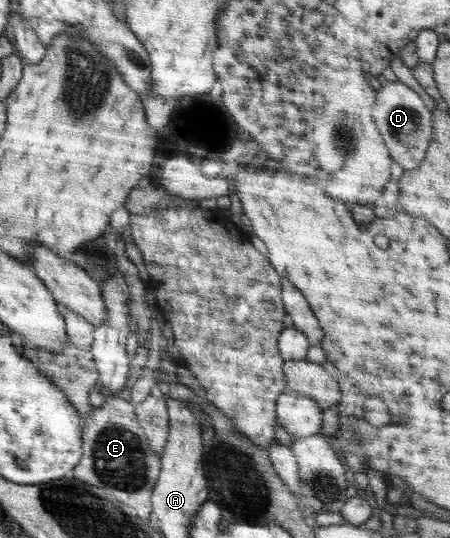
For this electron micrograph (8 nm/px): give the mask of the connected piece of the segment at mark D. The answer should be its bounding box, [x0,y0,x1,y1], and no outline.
[372,81,433,171]

